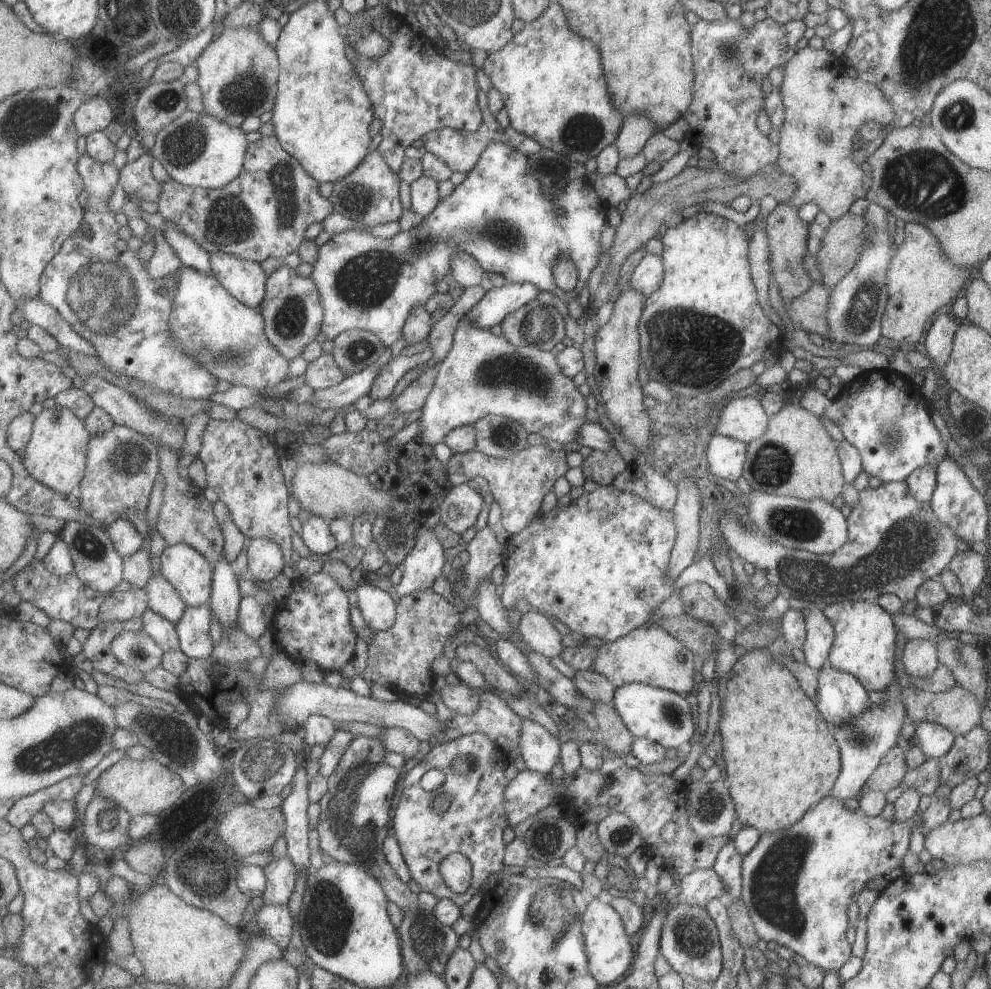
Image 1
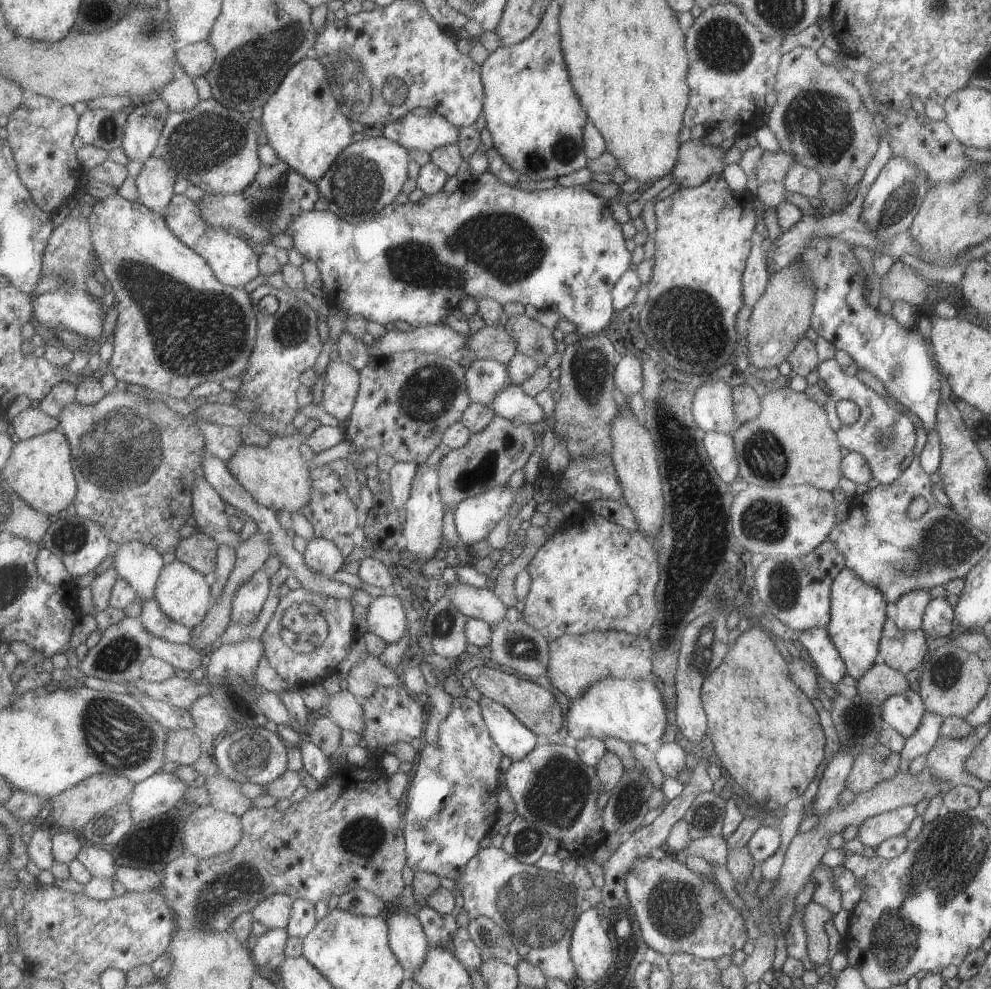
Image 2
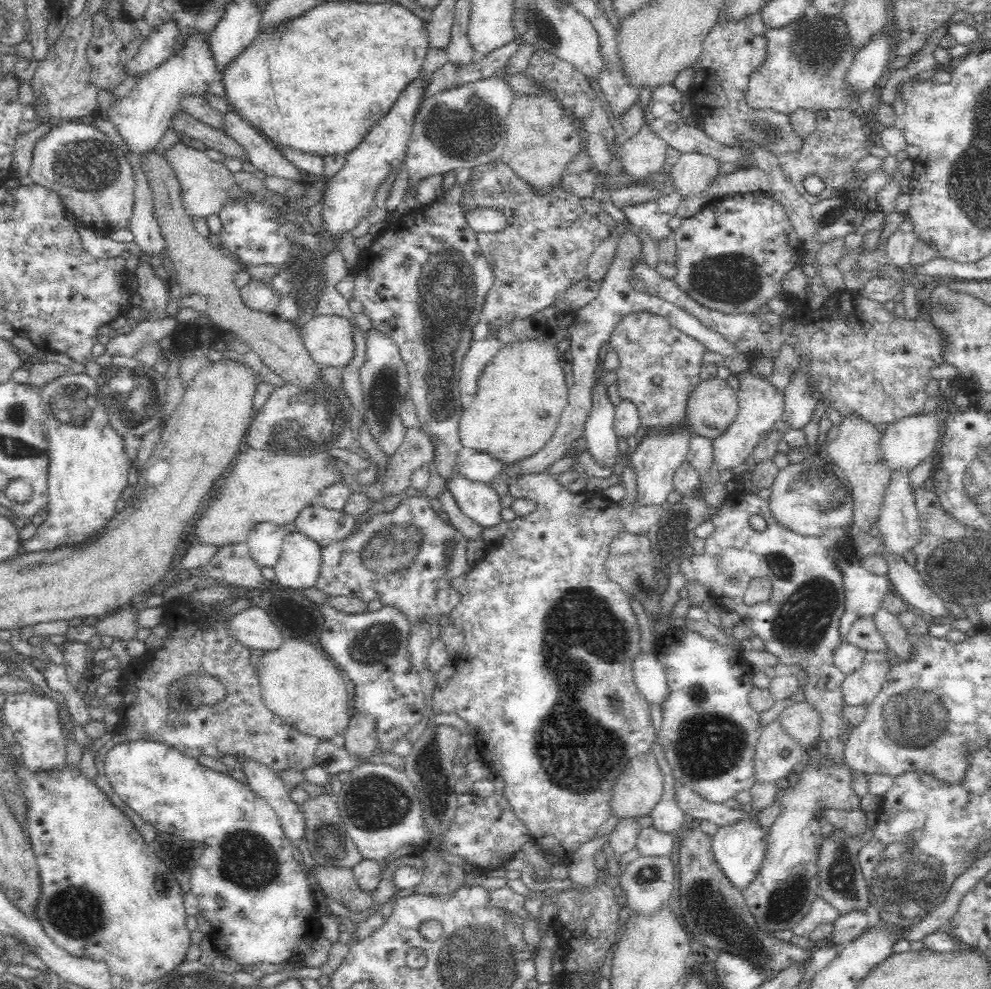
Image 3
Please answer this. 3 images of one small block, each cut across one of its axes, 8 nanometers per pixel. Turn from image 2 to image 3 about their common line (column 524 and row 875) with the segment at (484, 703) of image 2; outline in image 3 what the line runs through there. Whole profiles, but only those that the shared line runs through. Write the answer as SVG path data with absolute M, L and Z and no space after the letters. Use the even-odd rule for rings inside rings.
M739 823L732 827L718 828L711 836L711 851L714 862L720 867L727 881L740 892L744 892L760 872L765 857L764 831L754 823Z

